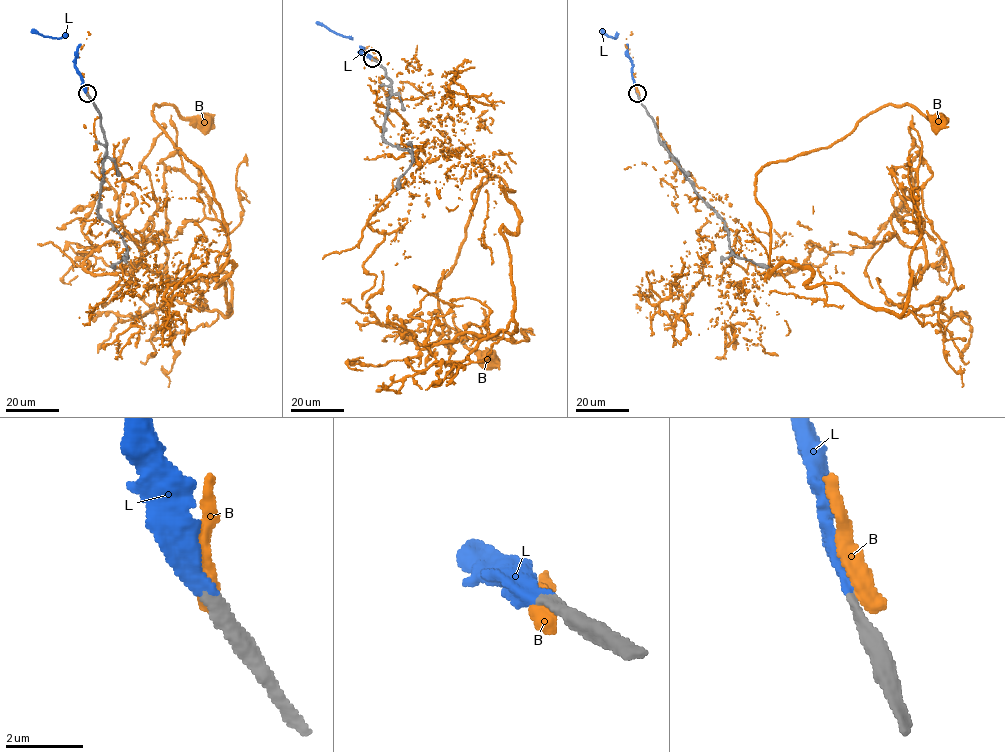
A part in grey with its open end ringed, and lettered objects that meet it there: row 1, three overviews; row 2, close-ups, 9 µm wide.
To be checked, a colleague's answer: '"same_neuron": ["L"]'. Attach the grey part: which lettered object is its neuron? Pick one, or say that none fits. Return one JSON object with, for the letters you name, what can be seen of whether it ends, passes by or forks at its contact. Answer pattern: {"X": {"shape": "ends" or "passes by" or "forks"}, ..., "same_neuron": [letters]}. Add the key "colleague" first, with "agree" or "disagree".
{"colleague": "agree", "L": {"shape": "ends"}, "same_neuron": ["L"]}

